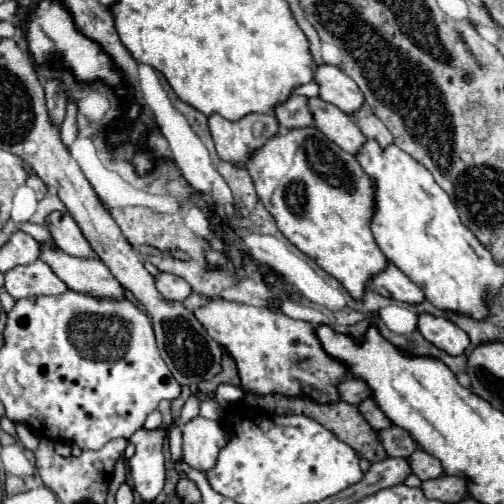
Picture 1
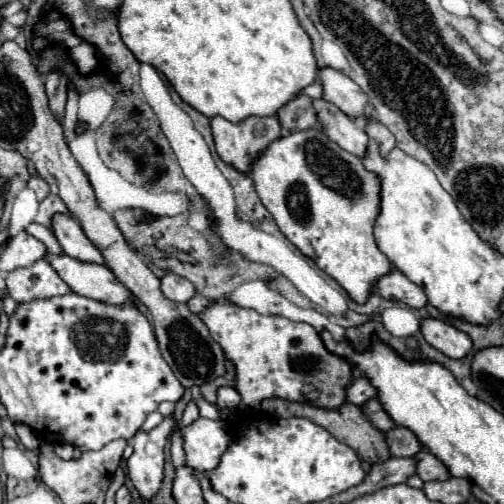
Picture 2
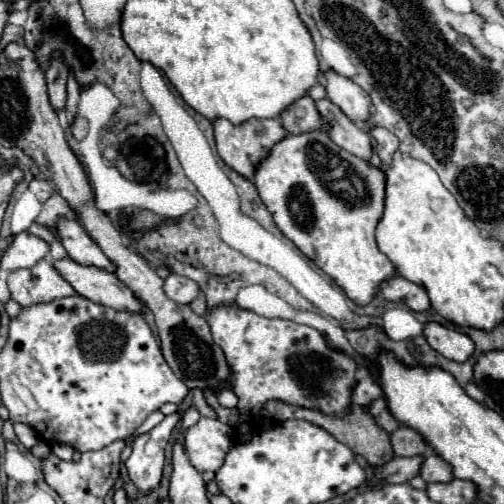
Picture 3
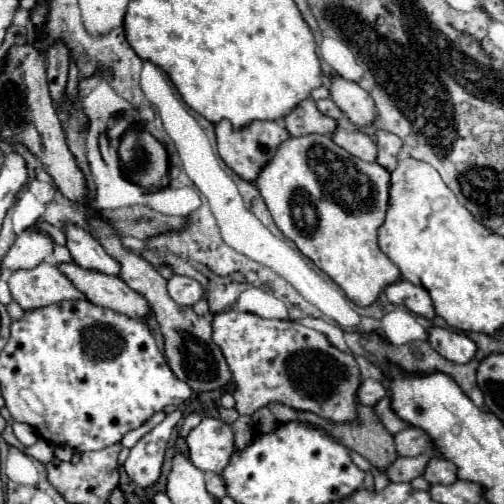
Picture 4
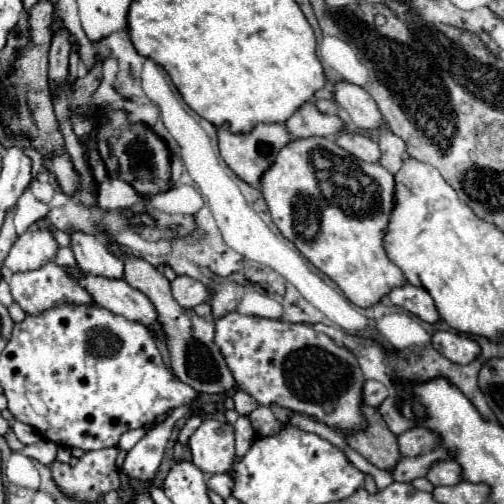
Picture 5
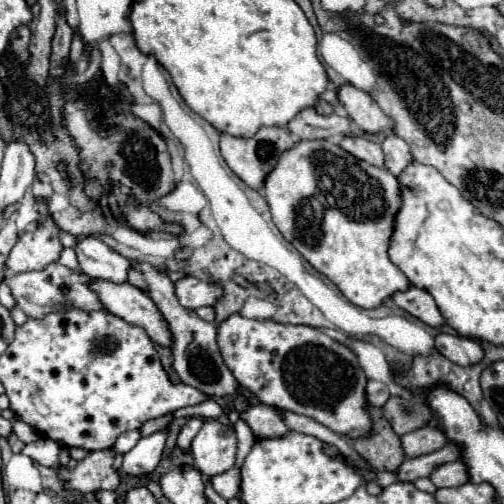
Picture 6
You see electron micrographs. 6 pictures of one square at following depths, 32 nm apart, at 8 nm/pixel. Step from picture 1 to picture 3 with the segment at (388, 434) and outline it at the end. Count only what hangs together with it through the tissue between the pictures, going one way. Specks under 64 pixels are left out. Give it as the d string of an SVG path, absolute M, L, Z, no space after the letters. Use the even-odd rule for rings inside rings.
M406 426L392 432L390 440L392 440L394 456L418 456L418 454L428 454L430 452L430 448L420 438L420 434L414 432L412 428L406 428Z

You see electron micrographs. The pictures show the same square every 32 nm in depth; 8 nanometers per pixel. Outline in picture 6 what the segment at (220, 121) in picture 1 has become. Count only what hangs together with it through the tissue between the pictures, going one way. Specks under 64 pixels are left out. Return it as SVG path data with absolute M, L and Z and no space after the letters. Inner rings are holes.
M264 126L252 138L236 138L236 136L230 136L226 132L220 132L222 158L226 160L230 170L254 190L262 188L266 174L276 166L278 154L288 150L288 148L292 148L292 144L294 142L290 138L290 132L286 128L280 128L280 126Z

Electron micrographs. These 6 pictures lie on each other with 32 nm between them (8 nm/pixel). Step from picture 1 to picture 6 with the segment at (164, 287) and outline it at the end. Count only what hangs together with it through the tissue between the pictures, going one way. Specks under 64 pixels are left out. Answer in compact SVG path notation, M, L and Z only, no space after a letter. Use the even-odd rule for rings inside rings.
M192 276L176 280L174 292L176 292L176 298L180 300L180 304L190 310L194 310L198 306L214 306L222 294L222 290L218 286L206 284L198 278L192 278Z

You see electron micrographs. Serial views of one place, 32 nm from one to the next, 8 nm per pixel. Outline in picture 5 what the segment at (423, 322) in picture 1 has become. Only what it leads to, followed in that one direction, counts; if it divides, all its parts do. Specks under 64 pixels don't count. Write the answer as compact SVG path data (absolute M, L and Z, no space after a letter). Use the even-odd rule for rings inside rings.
M436 330L432 334L432 346L456 364L470 364L478 354L480 346L466 334L452 334L446 330Z

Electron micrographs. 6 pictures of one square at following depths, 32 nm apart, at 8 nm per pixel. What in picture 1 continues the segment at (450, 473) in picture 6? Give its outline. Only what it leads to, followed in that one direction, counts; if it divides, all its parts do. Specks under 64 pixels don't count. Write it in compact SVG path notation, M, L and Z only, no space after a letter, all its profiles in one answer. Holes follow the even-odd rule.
M418 448L412 456L408 456L406 460L408 460L410 468L412 468L412 474L416 474L420 480L440 478L440 476L444 474L444 472L442 472L442 464L440 464L434 456L426 454L426 452L420 450L420 448Z

